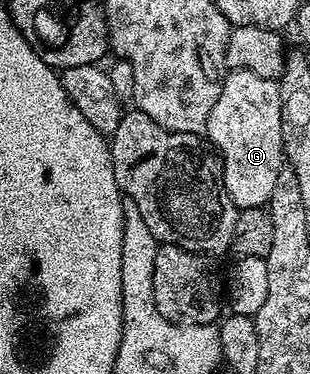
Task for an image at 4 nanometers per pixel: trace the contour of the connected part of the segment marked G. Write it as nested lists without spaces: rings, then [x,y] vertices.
[[[255,71],[226,72],[219,99],[215,99],[215,107],[211,107],[207,137],[220,154],[225,186],[238,210],[268,206],[285,151],[278,82],[271,77],[255,75]]]

